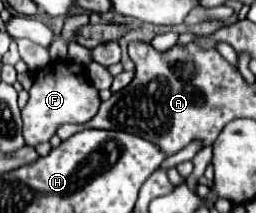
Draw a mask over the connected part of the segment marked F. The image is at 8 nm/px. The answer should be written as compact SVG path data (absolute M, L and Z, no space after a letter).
M52 61L34 75L30 87L30 99L22 109L24 121L24 139L26 145L36 147L42 141L50 141L56 129L62 123L86 123L90 121L100 107L100 97L94 85L84 75L84 67L72 61Z

